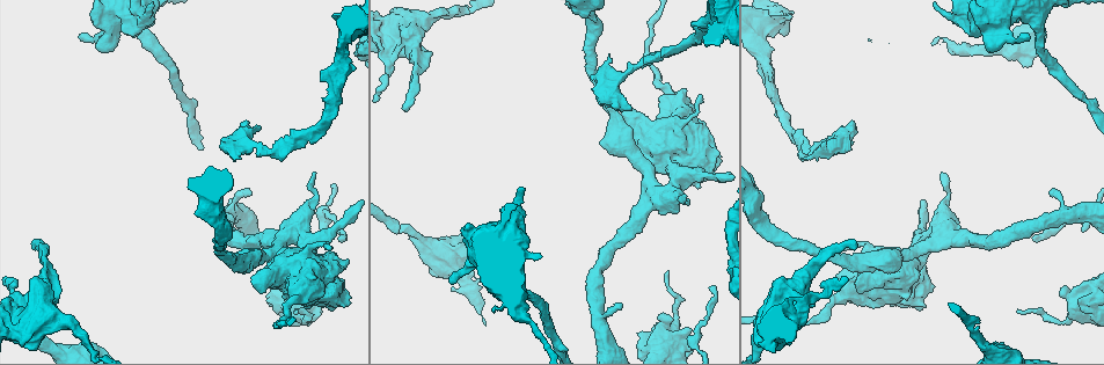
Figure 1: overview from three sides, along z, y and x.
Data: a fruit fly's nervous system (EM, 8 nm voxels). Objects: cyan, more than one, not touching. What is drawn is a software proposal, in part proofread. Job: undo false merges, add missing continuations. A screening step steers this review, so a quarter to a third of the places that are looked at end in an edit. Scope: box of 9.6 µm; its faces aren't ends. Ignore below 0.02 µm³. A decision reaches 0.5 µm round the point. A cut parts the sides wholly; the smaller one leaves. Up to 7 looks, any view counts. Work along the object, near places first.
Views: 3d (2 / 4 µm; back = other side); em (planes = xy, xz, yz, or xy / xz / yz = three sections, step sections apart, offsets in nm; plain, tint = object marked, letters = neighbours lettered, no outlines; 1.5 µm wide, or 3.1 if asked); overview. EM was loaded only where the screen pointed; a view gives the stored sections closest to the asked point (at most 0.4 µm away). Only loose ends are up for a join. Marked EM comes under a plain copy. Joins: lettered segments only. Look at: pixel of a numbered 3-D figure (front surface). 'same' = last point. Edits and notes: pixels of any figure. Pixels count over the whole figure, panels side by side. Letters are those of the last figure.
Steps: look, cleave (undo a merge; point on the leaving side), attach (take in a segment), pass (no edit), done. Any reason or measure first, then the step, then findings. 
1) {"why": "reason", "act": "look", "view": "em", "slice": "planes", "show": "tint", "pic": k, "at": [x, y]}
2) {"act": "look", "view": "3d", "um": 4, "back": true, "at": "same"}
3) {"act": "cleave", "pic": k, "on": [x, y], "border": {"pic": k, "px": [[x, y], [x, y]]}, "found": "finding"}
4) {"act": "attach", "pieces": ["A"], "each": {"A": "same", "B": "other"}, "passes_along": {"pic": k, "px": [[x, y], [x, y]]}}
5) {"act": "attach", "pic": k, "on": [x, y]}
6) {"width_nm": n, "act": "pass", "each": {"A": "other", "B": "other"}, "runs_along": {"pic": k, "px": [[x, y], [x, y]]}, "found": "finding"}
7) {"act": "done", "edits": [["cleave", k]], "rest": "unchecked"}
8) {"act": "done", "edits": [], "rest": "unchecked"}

{"why": "free end", "act": "look", "view": "3d", "um": 4, "pic": 1, "at": [1081, 231]}

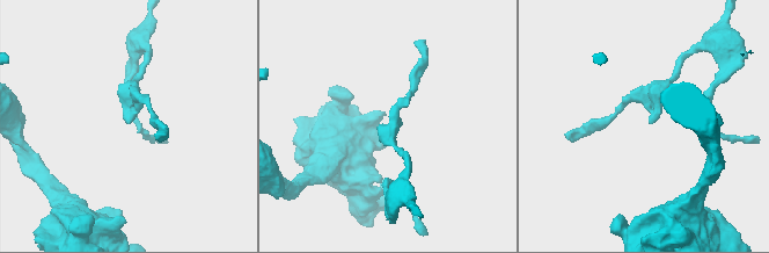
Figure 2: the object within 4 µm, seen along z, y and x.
{"act": "look", "view": "em", "slice": "planes", "show": "letters", "pic": 2, "at": [650, 121]}

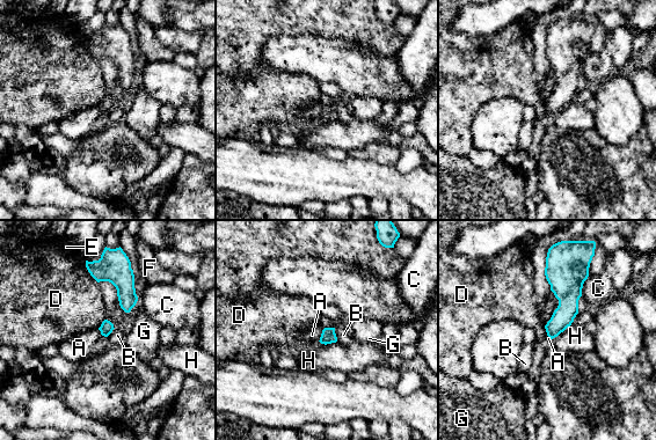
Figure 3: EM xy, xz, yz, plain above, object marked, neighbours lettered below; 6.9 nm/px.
{"act": "pass", "each": {"A": "other", "B": "other", "C": "other", "D": "other", "E": "other", "F": "other", "G": "other", "H": "other"}, "border": {"pic": 3, "px": [[323, 329], [318, 340]]}, "found": "no lettered segment goes on from it"}

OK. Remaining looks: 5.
{"why": "calibre changes", "act": "look", "view": "3d", "um": 4, "pic": 1, "at": [801, 305]}

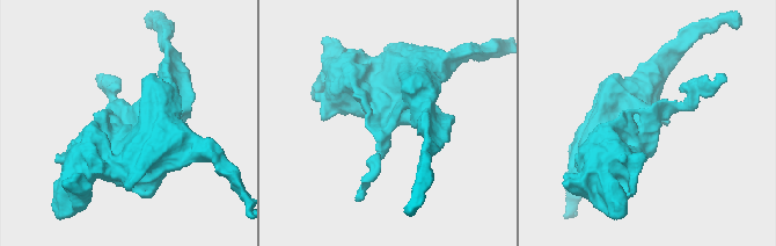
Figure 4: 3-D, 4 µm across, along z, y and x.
{"why": "now the EM", "act": "look", "view": "em", "slice": "yz", "step": 8, "show": "tint", "pic": 4, "at": [383, 125]}

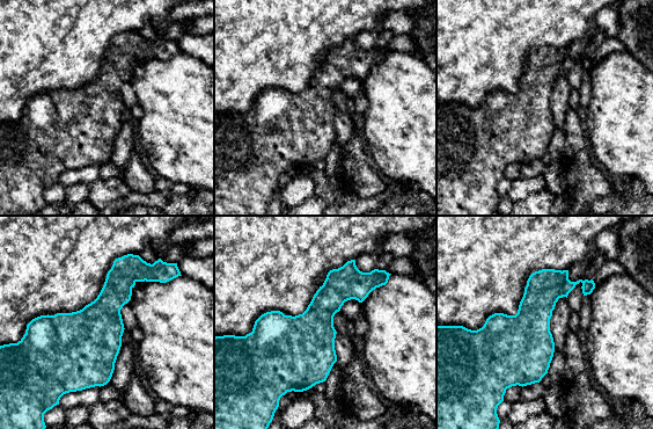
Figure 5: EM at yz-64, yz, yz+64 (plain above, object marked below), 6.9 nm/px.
{"act": "look", "view": "em", "slice": "planes", "show": "letters", "at": "same"}

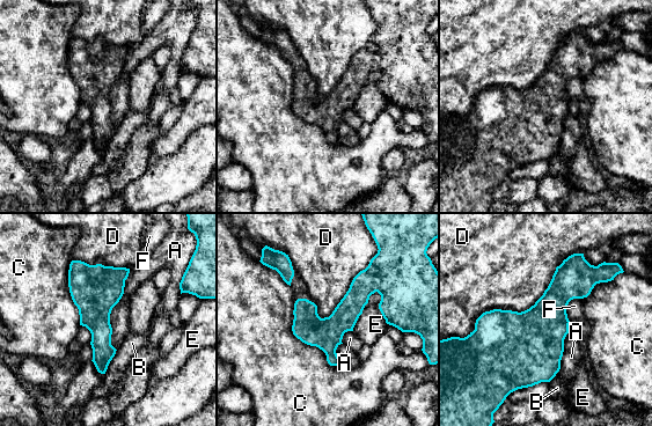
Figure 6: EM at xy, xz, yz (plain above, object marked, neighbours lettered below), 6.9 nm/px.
{"longest_contact_nm": ["D", 950], "act": "pass", "each": {"A": "other", "B": "other", "C": "other", "D": "other", "E": "other", "F": "other"}, "border": {"pic": 6, "px": [[130, 270], [110, 314], [116, 350]]}, "found": "one neuron here"}

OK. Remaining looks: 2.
{"act": "done", "edits": [], "rest": "unchecked"}

